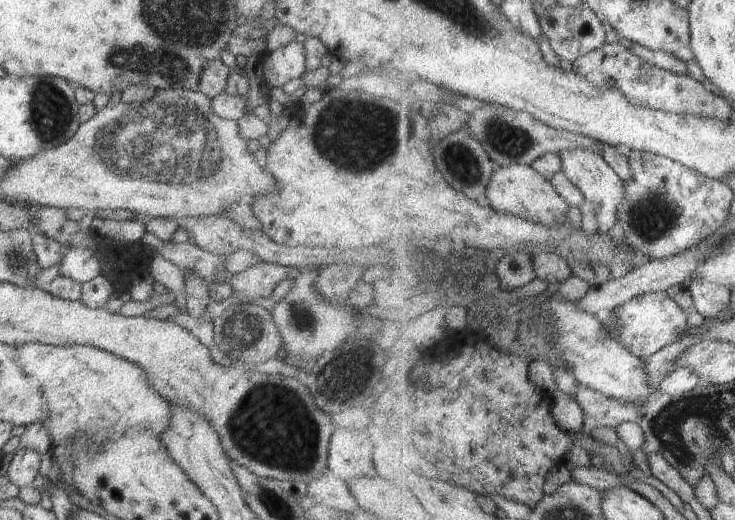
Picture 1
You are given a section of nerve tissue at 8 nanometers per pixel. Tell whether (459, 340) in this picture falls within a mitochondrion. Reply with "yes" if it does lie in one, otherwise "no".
no

